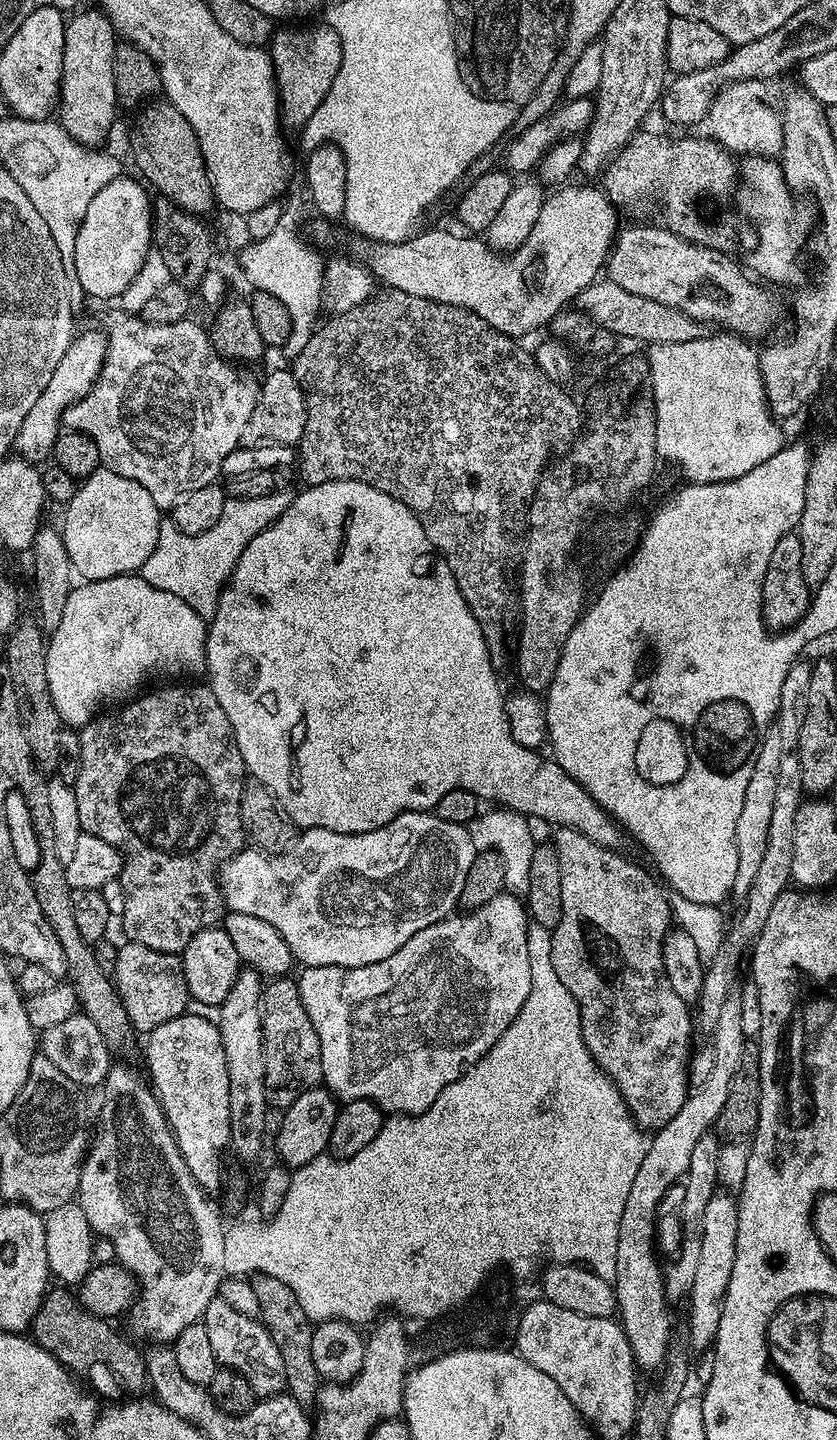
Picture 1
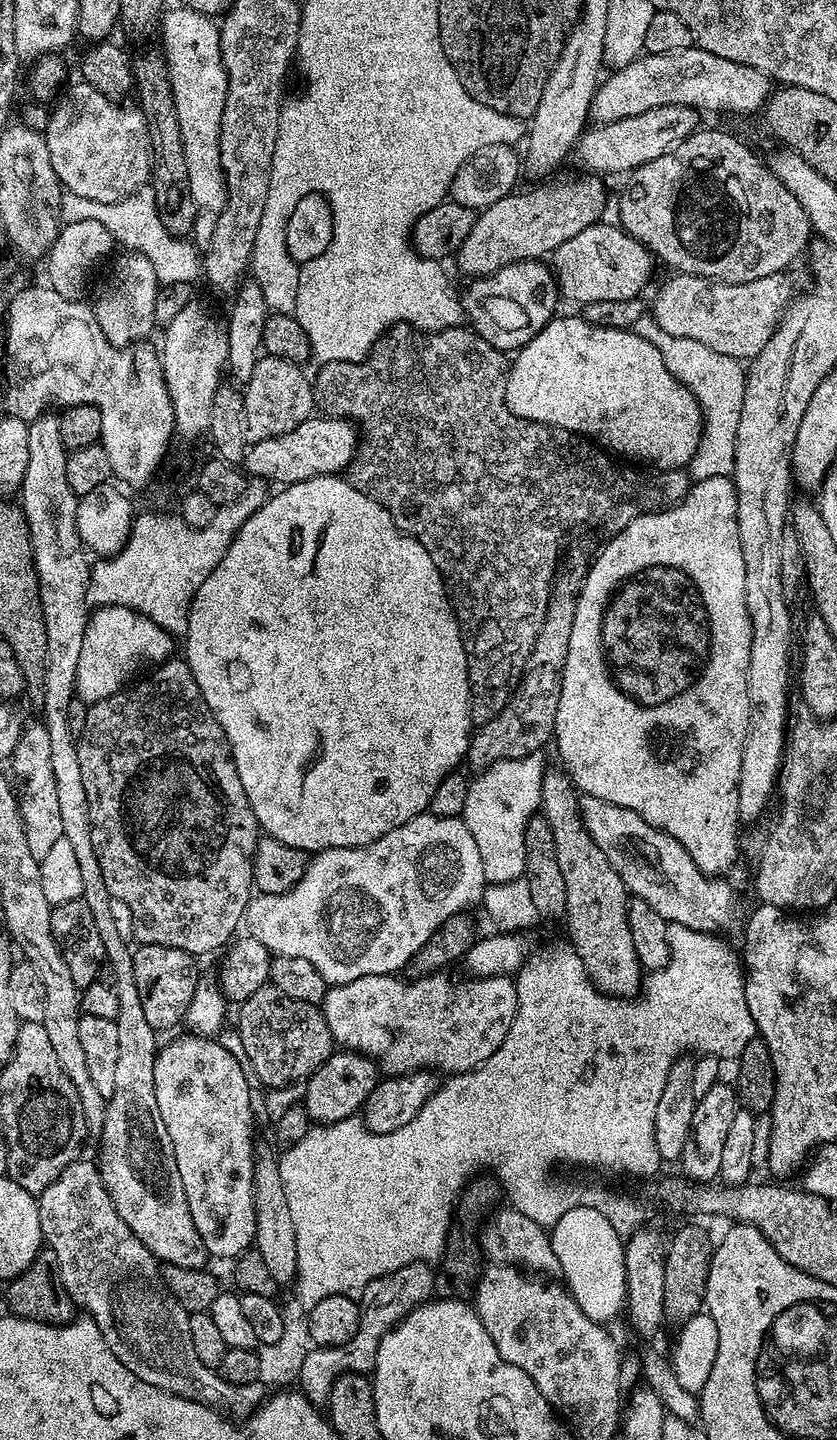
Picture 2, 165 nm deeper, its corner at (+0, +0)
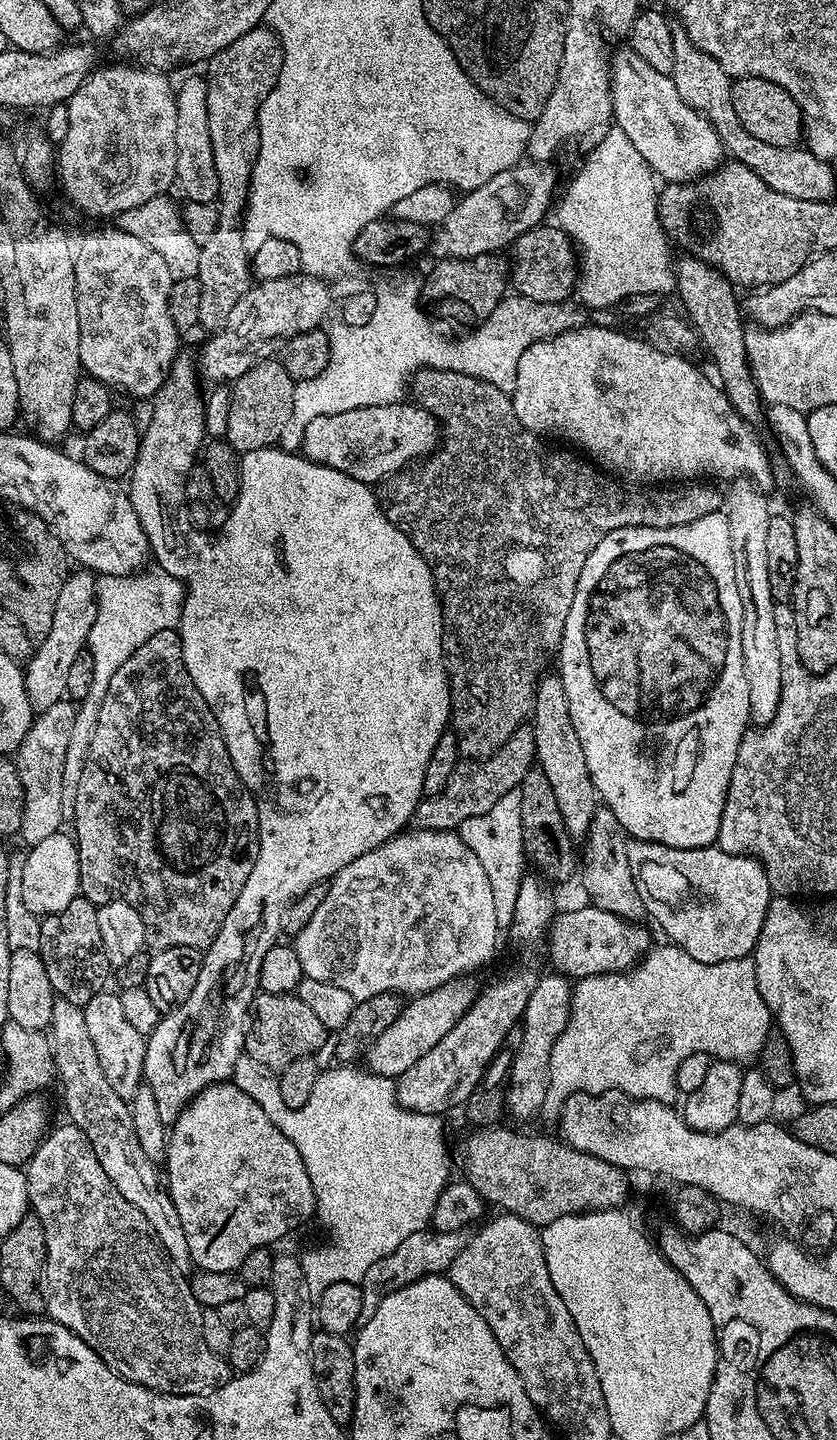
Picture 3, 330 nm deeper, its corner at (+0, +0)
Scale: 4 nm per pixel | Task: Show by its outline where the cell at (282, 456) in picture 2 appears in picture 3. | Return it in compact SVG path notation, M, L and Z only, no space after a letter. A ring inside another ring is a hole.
M401 402L346 410L342 414L322 414L322 418L314 418L314 422L306 426L300 448L307 460L376 486L387 476L431 456L441 436L441 425L425 408L415 402Z

